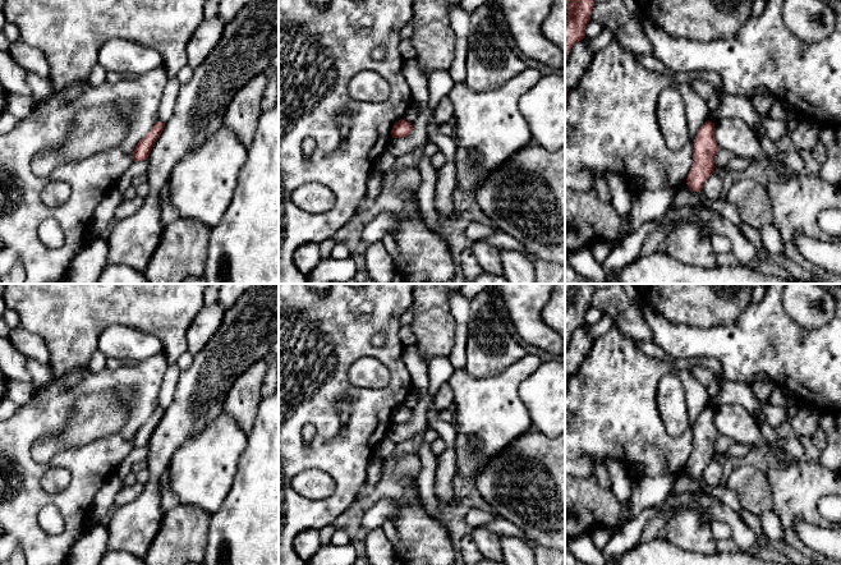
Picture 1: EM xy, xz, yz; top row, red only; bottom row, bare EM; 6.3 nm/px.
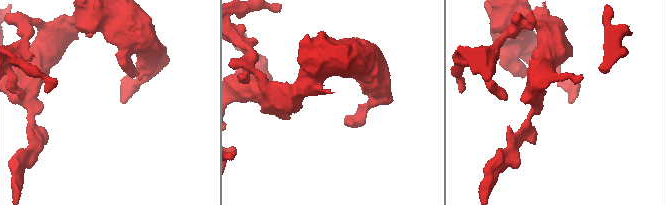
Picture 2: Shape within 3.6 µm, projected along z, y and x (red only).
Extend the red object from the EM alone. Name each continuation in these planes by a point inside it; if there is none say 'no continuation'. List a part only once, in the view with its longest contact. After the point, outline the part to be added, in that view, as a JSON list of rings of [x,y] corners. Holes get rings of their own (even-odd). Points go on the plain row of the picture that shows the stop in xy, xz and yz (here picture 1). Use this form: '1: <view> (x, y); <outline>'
no continuation

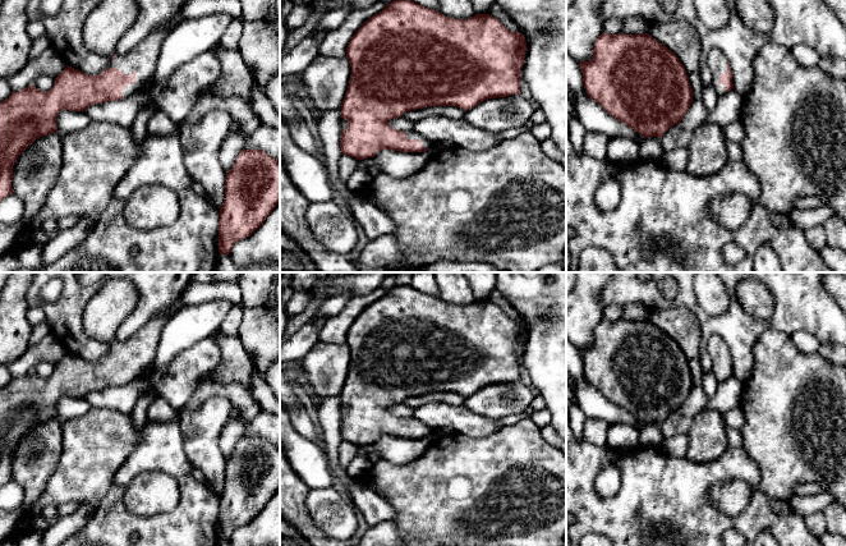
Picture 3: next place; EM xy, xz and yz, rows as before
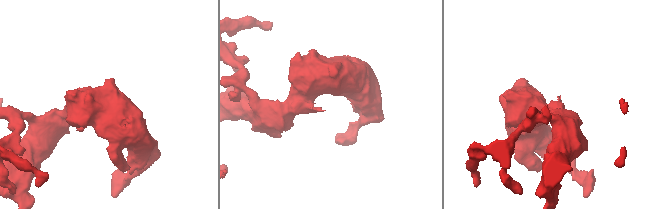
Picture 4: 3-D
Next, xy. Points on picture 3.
1: xy (143, 344); [[[181,298],[176,300],[164,315],[157,315],[148,324],[143,325],[130,339],[125,341],[116,341],[109,354],[115,354],[125,361],[135,361],[135,368],[128,371],[124,377],[121,377],[124,384],[132,382],[134,378],[139,377],[144,368],[147,368],[155,358],[157,352],[161,332],[167,324],[167,321],[184,307]]]

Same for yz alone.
1: yz (717, 347); [[[711,336],[708,349],[712,361],[712,371],[718,384],[721,384],[726,380],[726,373],[719,370],[719,363],[727,357],[728,347],[719,336]]]

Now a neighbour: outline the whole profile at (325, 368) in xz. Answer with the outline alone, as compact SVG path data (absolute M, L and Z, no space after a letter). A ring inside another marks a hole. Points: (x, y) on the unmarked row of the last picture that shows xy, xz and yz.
M318 341L300 361L302 376L311 395L325 400L341 394L350 362L351 353L346 343Z

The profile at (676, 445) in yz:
M677 433L667 440L665 440L659 448L661 451L673 455L685 456L689 446L688 433Z

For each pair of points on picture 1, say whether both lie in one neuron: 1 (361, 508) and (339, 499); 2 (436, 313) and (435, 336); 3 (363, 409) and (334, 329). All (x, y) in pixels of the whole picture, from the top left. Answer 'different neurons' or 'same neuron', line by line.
1: different neurons
2: same neuron
3: same neuron

